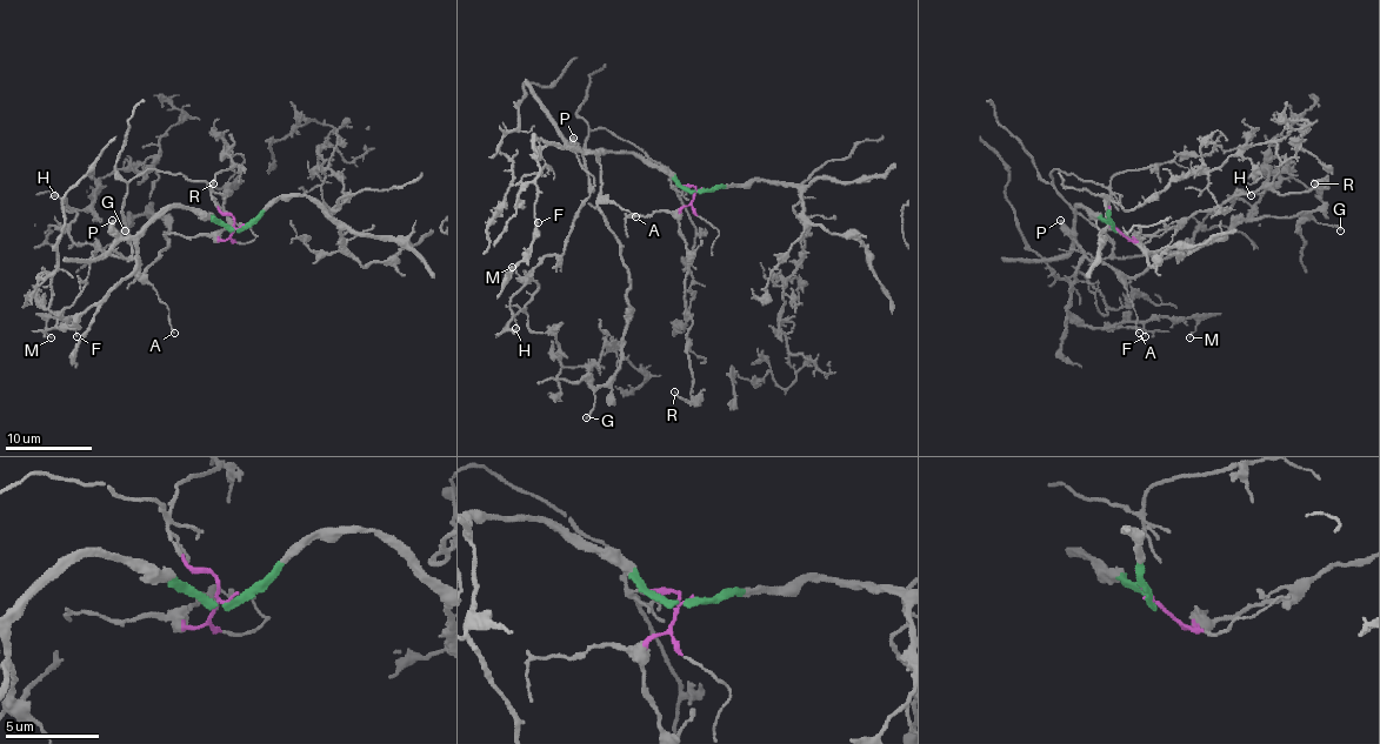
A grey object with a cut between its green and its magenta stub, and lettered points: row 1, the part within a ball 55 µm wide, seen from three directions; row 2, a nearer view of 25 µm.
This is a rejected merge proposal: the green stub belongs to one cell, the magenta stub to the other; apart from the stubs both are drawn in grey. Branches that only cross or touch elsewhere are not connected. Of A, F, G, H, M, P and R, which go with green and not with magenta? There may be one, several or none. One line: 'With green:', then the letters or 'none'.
With green: A, F, G, M, P

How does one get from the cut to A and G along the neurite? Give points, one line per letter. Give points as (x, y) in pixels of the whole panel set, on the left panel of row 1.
A: (238, 228), (225, 228), (205, 213), (174, 207), (166, 209), (140, 238), (140, 274), (166, 306), (174, 332)
G: (238, 228), (173, 207), (145, 230), (138, 276), (166, 246), (168, 223), (138, 215), (125, 230)

